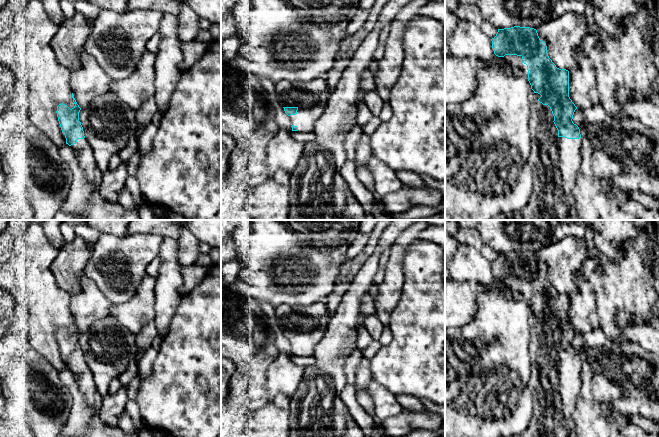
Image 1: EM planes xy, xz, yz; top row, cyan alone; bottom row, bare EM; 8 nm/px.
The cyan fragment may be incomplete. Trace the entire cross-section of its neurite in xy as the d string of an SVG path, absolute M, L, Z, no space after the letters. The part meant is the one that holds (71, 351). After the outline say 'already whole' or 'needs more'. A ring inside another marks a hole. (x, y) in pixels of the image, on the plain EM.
M73 317L72 322L75 328L72 333L63 327L57 330L56 337L58 345L65 359L66 368L68 368L76 378L79 392L83 395L89 406L94 406L98 390L94 383L93 374L84 360L83 351L79 345L81 332L77 328Z; needs more

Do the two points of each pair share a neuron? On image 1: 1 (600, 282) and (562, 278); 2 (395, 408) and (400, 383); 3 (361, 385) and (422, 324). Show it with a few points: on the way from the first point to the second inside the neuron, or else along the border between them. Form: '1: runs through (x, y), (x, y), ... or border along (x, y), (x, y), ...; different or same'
1: border along (591, 252), (583, 263), (581, 274); different
2: border along (375, 381), (395, 395); different
3: border along (368, 360), (373, 380); different

